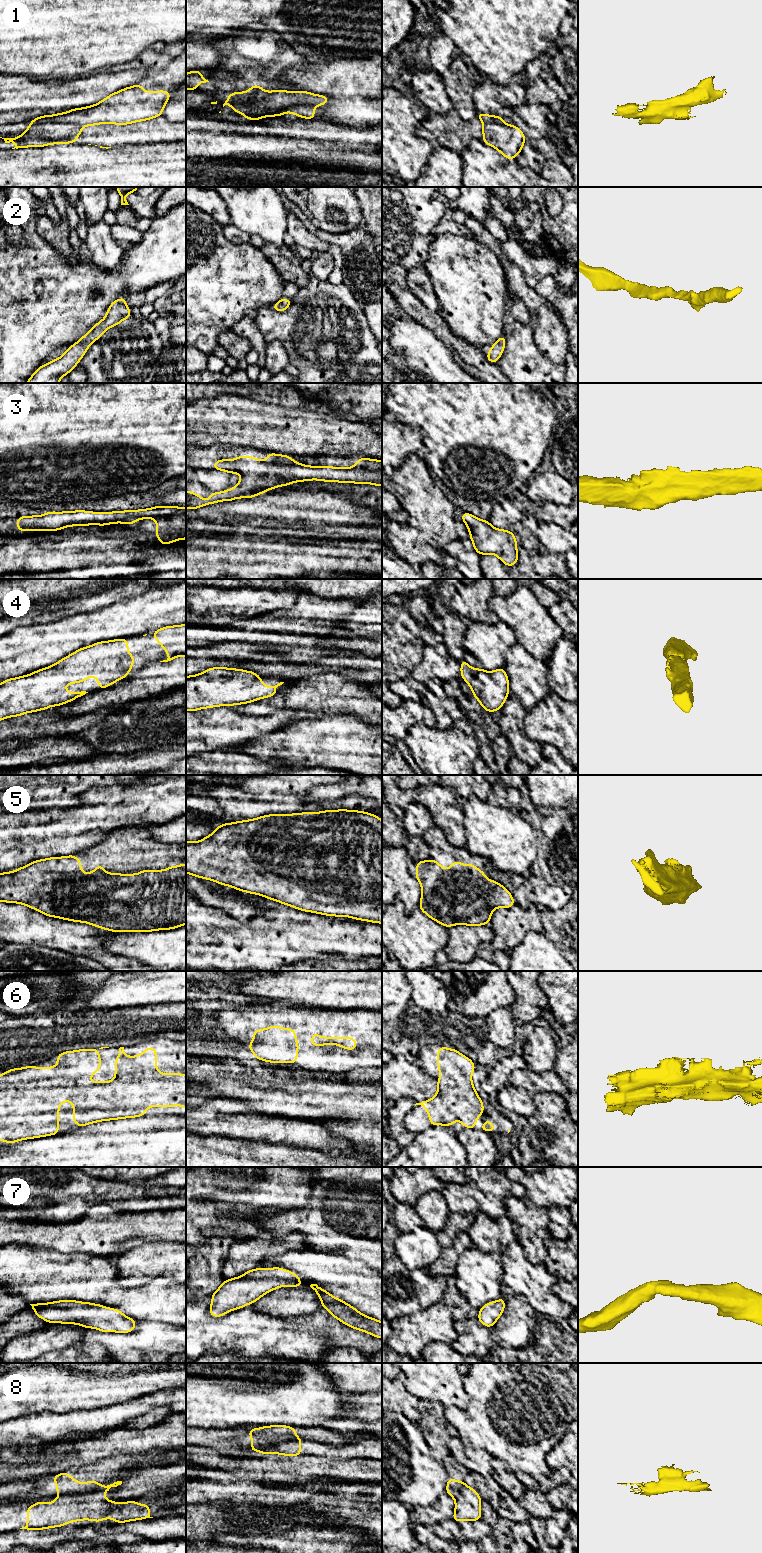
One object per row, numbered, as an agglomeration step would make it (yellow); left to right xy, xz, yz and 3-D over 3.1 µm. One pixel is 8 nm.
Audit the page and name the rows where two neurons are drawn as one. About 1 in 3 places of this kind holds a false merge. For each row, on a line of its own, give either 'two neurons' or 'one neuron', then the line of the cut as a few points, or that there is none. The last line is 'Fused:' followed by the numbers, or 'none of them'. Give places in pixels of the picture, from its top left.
1: two neurons | xz (317, 105), (288, 104), (263, 113), (250, 110), (244, 115)
2: one neuron | no cut
3: one neuron | no cut
4: one neuron | no cut
5: one neuron | no cut
6: one neuron | no cut
7: one neuron | no cut
8: two neurons | xz (296, 1437), (286, 1441), (261, 1445), (257, 1449)
Fused: 1, 8

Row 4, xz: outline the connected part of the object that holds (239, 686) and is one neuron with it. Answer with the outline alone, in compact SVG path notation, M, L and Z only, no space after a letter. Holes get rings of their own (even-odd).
M216 666L197 675L186 676L186 710L197 711L216 706L247 704L265 697L269 698L277 694L276 688L283 683L267 688L255 672Z

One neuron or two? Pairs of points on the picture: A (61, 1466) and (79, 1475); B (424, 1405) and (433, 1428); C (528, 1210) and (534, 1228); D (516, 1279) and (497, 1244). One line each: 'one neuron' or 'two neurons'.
A: two neurons
B: one neuron
C: one neuron
D: two neurons

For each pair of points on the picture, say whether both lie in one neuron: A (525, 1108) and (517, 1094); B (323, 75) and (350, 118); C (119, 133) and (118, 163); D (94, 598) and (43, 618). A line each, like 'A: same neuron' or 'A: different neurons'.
A: same neuron
B: same neuron
C: different neurons
D: same neuron

